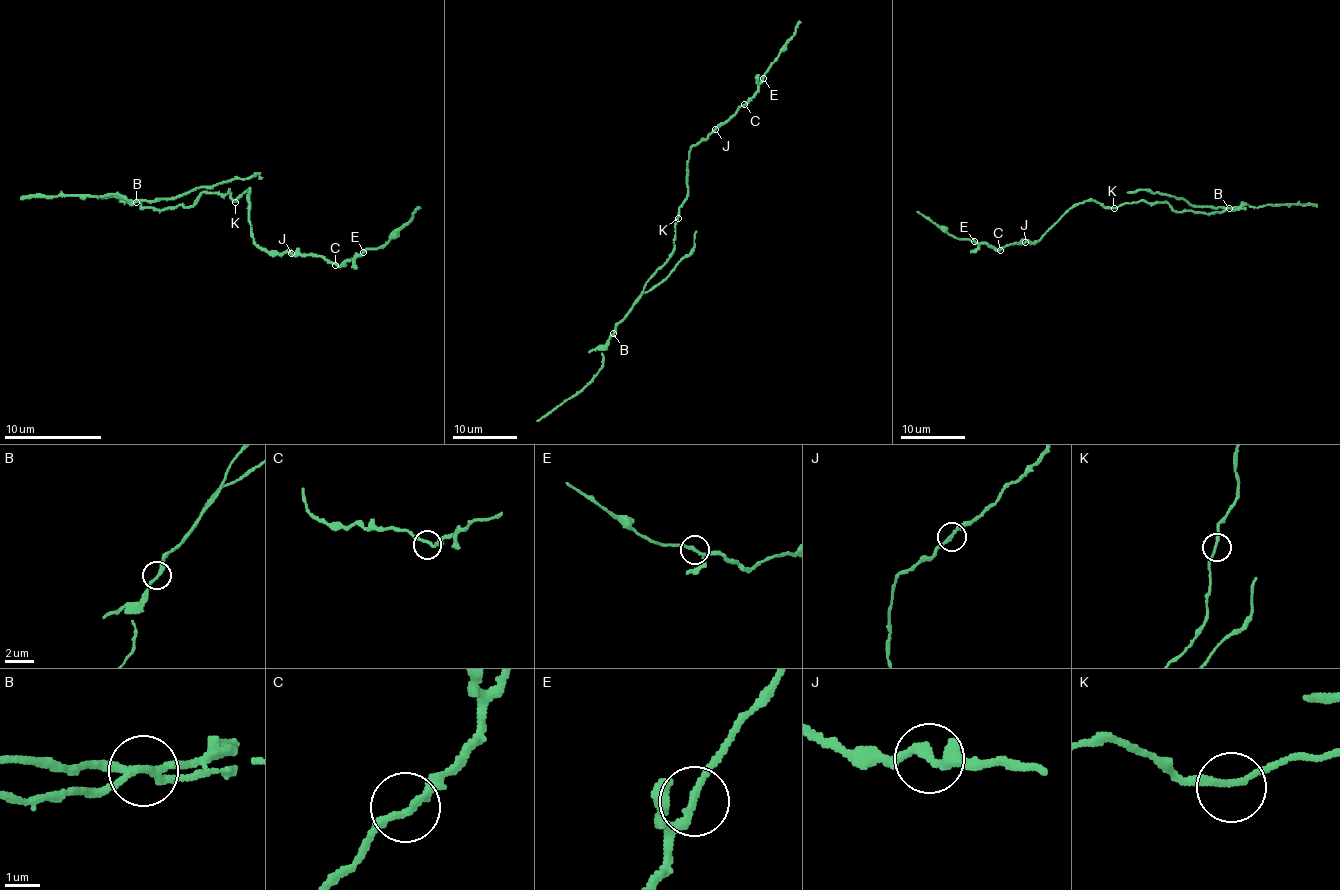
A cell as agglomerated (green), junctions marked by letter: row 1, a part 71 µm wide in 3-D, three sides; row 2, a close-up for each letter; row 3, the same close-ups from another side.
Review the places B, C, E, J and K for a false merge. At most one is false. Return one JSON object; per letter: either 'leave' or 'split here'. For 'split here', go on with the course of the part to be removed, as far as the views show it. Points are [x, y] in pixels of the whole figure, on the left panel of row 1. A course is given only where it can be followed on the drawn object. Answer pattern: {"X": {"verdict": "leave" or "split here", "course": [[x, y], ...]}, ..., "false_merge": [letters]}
{"B": {"verdict": "split here", "course": [[135, 202], [174, 200], [199, 188], [259, 173], [262, 178]]}, "C": {"verdict": "leave"}, "E": {"verdict": "leave"}, "J": {"verdict": "leave"}, "K": {"verdict": "leave"}, "false_merge": ["B"]}

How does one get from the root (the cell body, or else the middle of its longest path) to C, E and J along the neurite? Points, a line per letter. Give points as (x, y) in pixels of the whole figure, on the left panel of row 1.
C: (233, 200), (250, 190), (250, 234), (259, 246), (279, 253), (325, 256), (335, 265)
E: (233, 200), (250, 190), (250, 234), (269, 251), (315, 253), (332, 263), (345, 263), (364, 251)
J: (233, 200), (250, 190), (252, 239), (269, 251), (291, 253)

